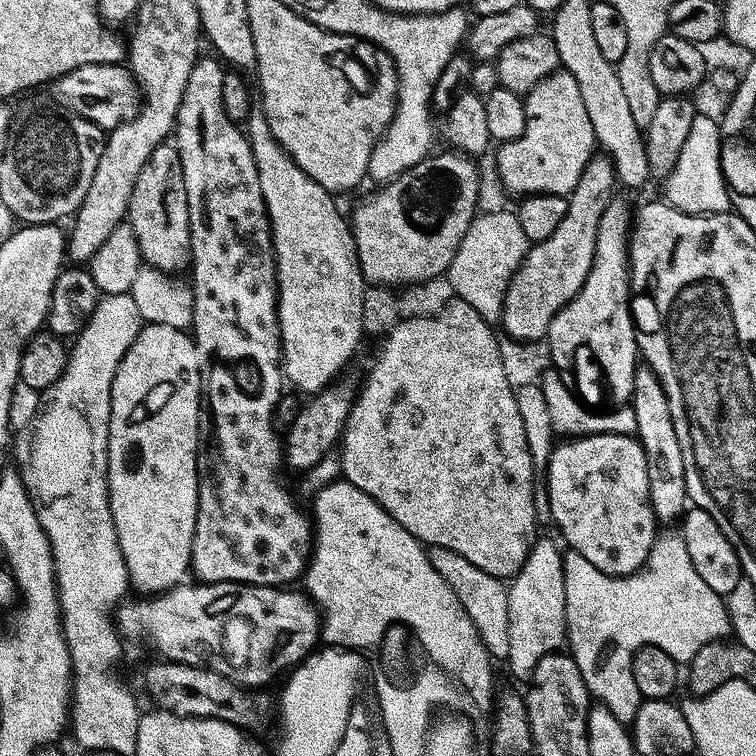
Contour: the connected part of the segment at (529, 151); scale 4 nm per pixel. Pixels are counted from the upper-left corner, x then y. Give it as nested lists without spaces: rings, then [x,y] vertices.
[[[555,72],[526,97],[526,134],[500,148],[498,170],[503,191],[512,198],[537,194],[567,198],[597,152],[594,126],[586,114],[578,82],[574,82],[569,72]]]

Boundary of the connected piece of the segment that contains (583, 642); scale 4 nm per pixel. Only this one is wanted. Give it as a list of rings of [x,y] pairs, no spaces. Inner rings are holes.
[[[680,534],[661,535],[650,558],[632,576],[613,579],[590,566],[590,562],[568,558],[564,562],[564,577],[570,652],[608,652],[608,638],[612,644],[640,640],[640,649],[677,650],[683,644],[697,643],[696,628],[700,628],[701,645],[723,641],[732,632],[725,597],[714,594],[714,590],[702,582],[698,570],[694,570],[694,562],[690,562],[690,550]],[[603,596],[608,603],[608,612],[596,609],[596,603]],[[612,628],[632,628],[632,636],[628,636],[628,632],[612,632]]]

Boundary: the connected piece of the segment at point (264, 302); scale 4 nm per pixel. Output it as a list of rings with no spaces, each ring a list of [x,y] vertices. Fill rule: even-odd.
[[[201,58],[196,61],[194,66],[194,74],[190,74],[190,82],[186,86],[186,94],[182,98],[182,106],[178,110],[178,118],[176,119],[176,131],[174,133],[174,147],[177,152],[180,153],[182,158],[182,178],[186,178],[186,194],[188,195],[188,201],[190,202],[190,234],[192,235],[192,259],[190,261],[191,267],[196,267],[196,273],[193,274],[192,280],[190,279],[191,287],[194,289],[194,299],[192,302],[192,328],[194,329],[194,339],[196,342],[196,349],[198,350],[198,358],[200,359],[200,377],[204,380],[204,394],[202,397],[202,432],[206,437],[206,447],[203,449],[200,457],[200,509],[198,510],[198,518],[196,519],[196,533],[194,534],[194,542],[192,543],[192,567],[191,571],[194,573],[197,581],[205,584],[255,584],[257,586],[292,586],[296,579],[303,577],[307,573],[308,565],[310,563],[310,557],[314,551],[314,524],[302,509],[296,505],[296,500],[292,497],[290,489],[284,485],[284,480],[280,475],[286,472],[286,444],[282,439],[281,433],[278,432],[275,426],[272,424],[272,420],[275,417],[276,407],[280,404],[282,397],[282,391],[280,387],[285,387],[286,381],[282,371],[282,357],[280,354],[280,319],[278,318],[278,310],[276,309],[278,303],[278,293],[276,290],[276,251],[272,249],[272,223],[268,217],[268,211],[266,210],[266,198],[262,198],[262,186],[260,185],[260,179],[258,178],[258,166],[254,162],[254,150],[252,149],[252,141],[248,139],[245,129],[238,126],[238,124],[231,120],[227,116],[226,106],[223,105],[223,82],[226,75],[226,68],[219,59]]]

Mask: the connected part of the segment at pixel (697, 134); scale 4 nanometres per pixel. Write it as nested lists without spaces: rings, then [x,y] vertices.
[[[704,114],[697,115],[694,130],[686,144],[682,146],[682,154],[678,162],[672,167],[672,173],[667,176],[668,184],[667,203],[686,212],[689,216],[710,216],[724,214],[733,207],[734,196],[724,179],[724,164],[720,161],[720,146],[722,143],[722,128],[710,117]]]

